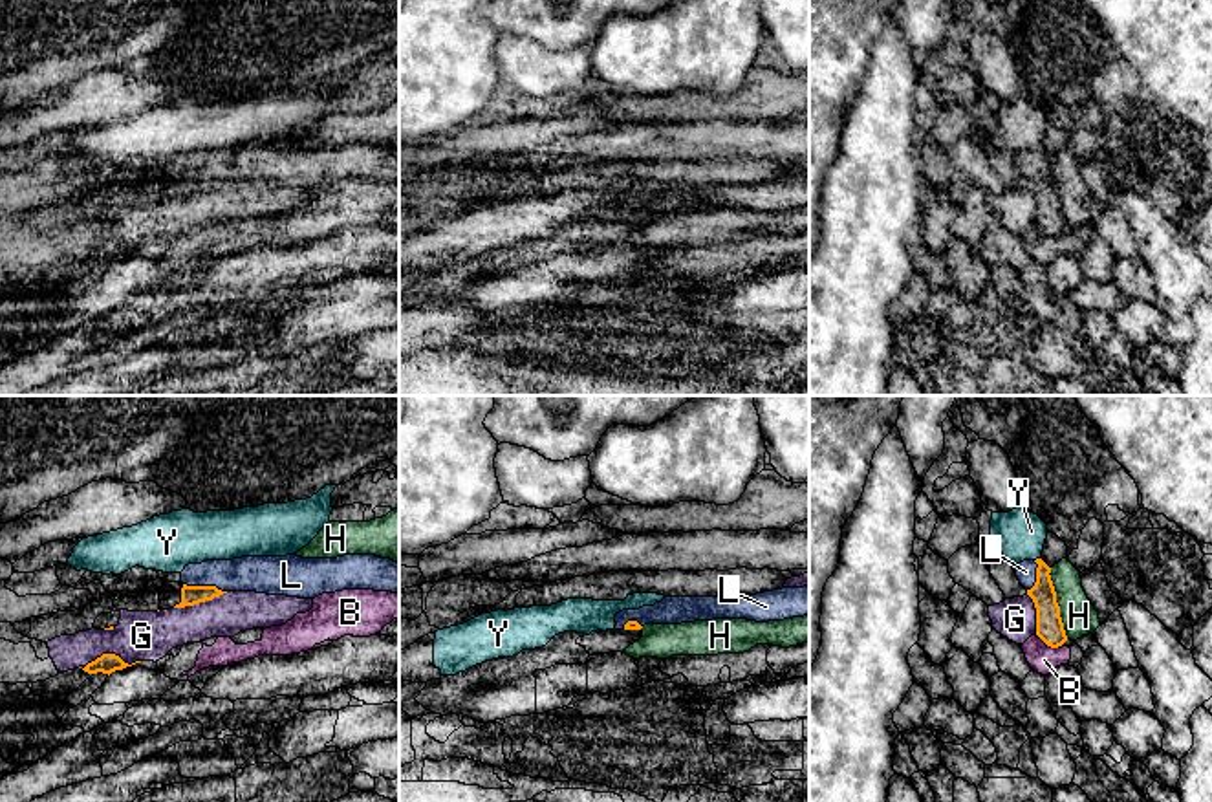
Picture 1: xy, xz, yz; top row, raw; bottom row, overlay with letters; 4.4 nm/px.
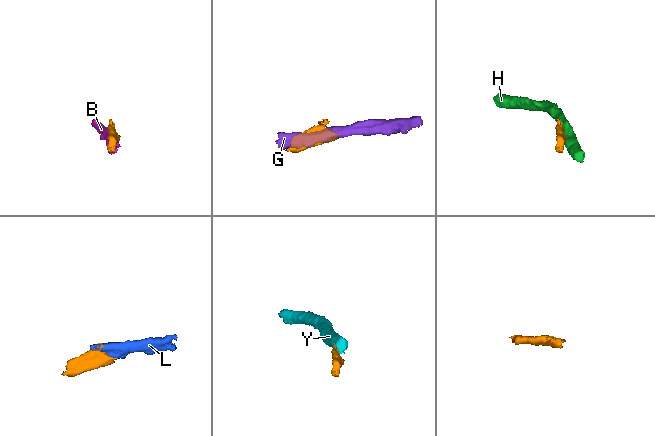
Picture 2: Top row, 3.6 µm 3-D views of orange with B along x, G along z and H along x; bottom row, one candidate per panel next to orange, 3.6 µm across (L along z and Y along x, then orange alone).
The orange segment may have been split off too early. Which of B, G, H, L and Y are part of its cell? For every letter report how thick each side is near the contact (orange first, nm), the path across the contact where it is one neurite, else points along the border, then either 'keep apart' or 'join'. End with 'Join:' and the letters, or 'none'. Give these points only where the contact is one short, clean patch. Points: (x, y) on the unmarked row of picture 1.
B: 120 nm thick on the orange side, 120 nm on the other; keep apart
G: 90 nm thick on the orange side, 220 nm on the other; keep apart
H: 120 nm thick on the orange side, 160 nm on the other; keep apart
L: 90 nm thick on the orange side, 160 nm on the other; runs through xy (191, 185), (205, 176), (220, 165), (249, 163); join
Y: 110 nm thick on the orange side, 220 nm on the other; border along yz (1038, 147), (1035, 151); keep apart
Join: L

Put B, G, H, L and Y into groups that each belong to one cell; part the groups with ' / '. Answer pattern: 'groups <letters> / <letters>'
groups B / G / H / L / Y

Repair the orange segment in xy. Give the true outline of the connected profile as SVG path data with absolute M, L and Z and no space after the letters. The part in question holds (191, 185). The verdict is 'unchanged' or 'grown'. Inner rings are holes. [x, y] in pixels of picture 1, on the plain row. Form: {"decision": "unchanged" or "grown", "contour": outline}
{"decision": "grown", "contour": "M375 145L337 148L242 146L205 150L181 161L181 192L174 198L212 190L227 181L256 181L315 189L342 179L399 183L399 154Z"}

